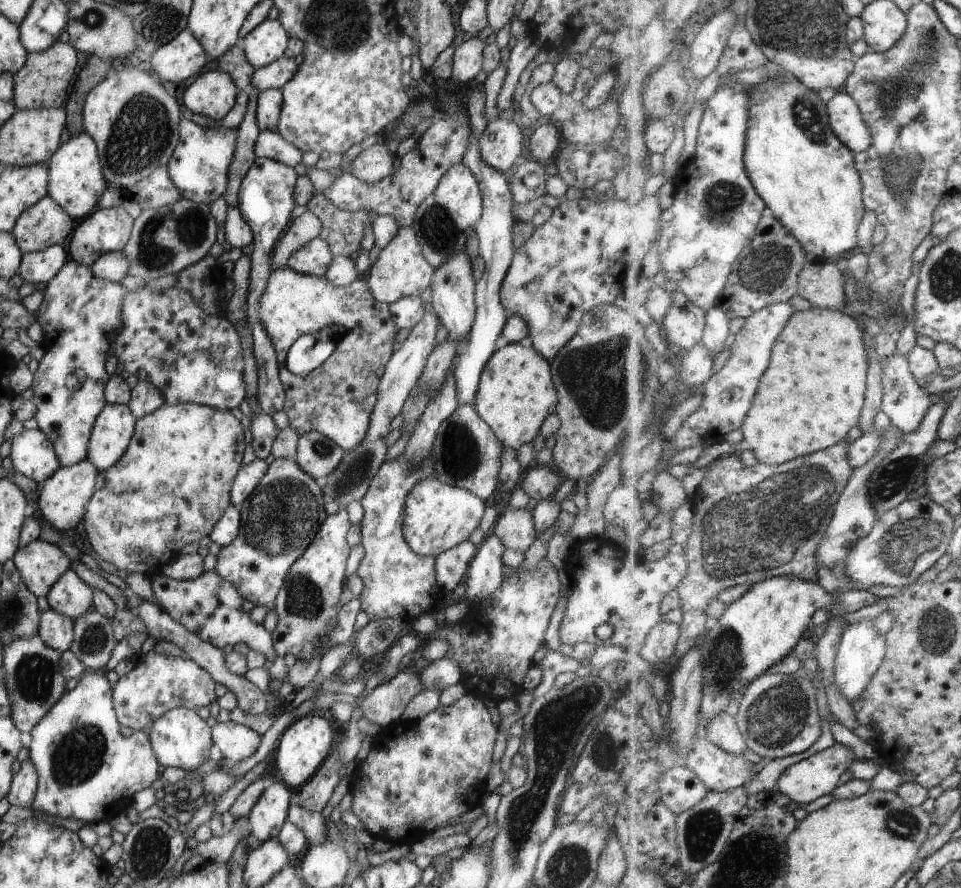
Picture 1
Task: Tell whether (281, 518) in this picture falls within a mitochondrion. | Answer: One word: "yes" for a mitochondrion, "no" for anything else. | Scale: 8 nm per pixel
yes

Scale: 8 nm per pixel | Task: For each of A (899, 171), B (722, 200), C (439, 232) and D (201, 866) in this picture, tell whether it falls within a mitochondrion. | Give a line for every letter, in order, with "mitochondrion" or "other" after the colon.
A: mitochondrion
B: mitochondrion
C: mitochondrion
D: other

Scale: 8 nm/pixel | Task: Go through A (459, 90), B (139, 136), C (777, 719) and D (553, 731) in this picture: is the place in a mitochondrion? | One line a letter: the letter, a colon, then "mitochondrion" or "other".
A: other
B: mitochondrion
C: mitochondrion
D: mitochondrion

